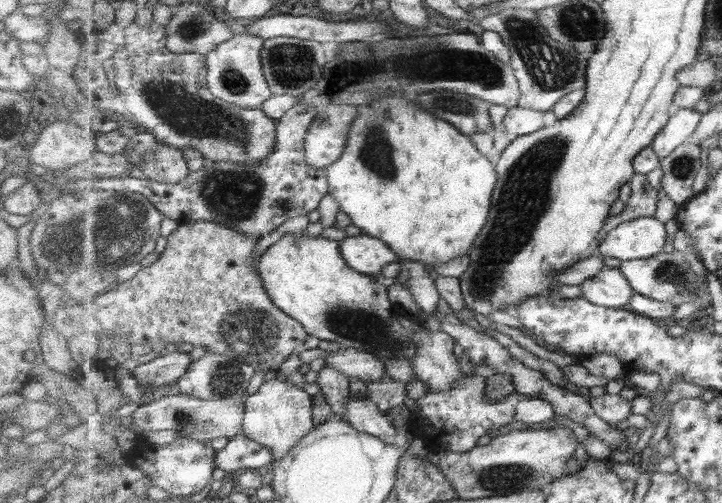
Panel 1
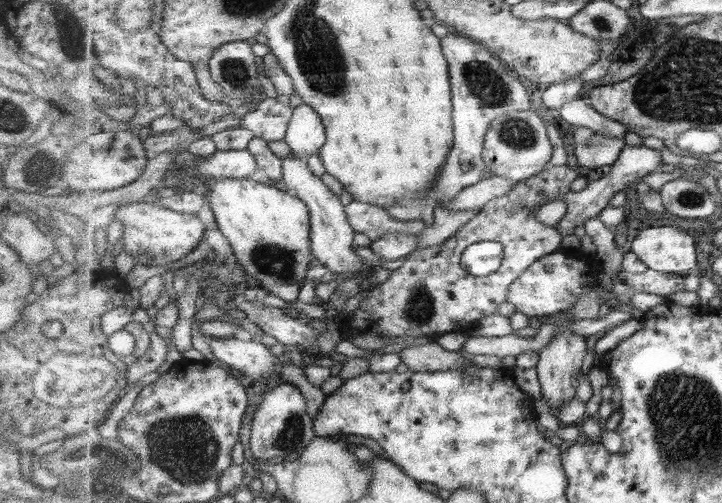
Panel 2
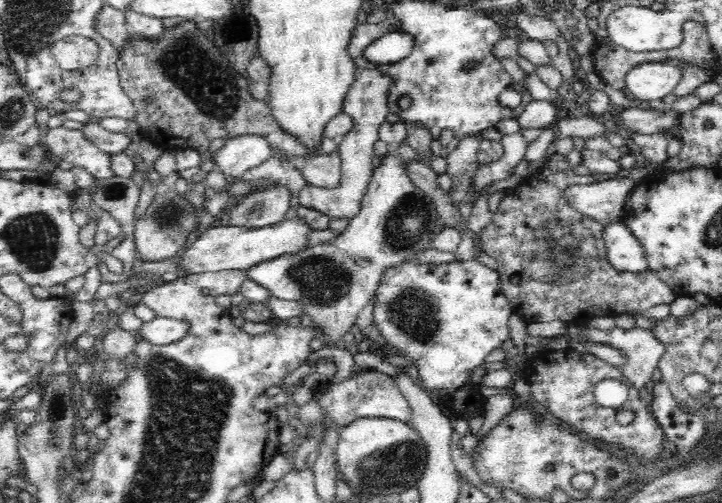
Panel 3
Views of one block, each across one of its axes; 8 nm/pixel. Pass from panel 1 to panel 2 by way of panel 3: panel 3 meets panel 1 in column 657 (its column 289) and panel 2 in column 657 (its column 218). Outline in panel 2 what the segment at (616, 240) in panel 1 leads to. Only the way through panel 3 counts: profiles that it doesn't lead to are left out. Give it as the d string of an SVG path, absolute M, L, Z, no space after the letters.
M657 226L636 232L627 248L633 251L649 269L662 273L685 275L697 269L696 233Z

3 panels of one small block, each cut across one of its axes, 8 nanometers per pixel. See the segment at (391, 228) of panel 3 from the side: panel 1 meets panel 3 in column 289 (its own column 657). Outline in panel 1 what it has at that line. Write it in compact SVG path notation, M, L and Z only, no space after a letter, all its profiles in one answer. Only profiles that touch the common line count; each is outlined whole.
M676 249L669 253L660 252L651 258L622 261L618 269L634 291L660 303L672 303L676 308L697 298L696 292L702 290L698 286L698 274L687 262L687 256Z

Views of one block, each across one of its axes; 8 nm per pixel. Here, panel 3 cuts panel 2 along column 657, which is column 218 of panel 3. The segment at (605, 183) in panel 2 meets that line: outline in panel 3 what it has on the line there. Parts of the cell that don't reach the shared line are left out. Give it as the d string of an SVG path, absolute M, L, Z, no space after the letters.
M244 135L227 139L223 148L214 154L214 169L220 169L227 180L239 178L246 170L271 159L272 154L266 137Z

